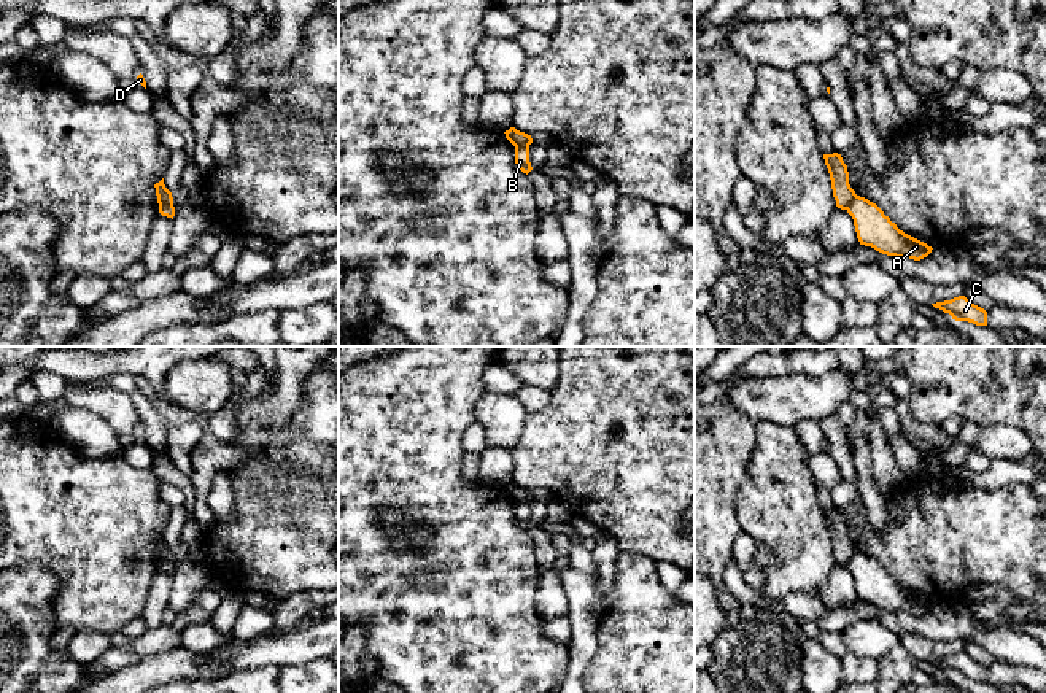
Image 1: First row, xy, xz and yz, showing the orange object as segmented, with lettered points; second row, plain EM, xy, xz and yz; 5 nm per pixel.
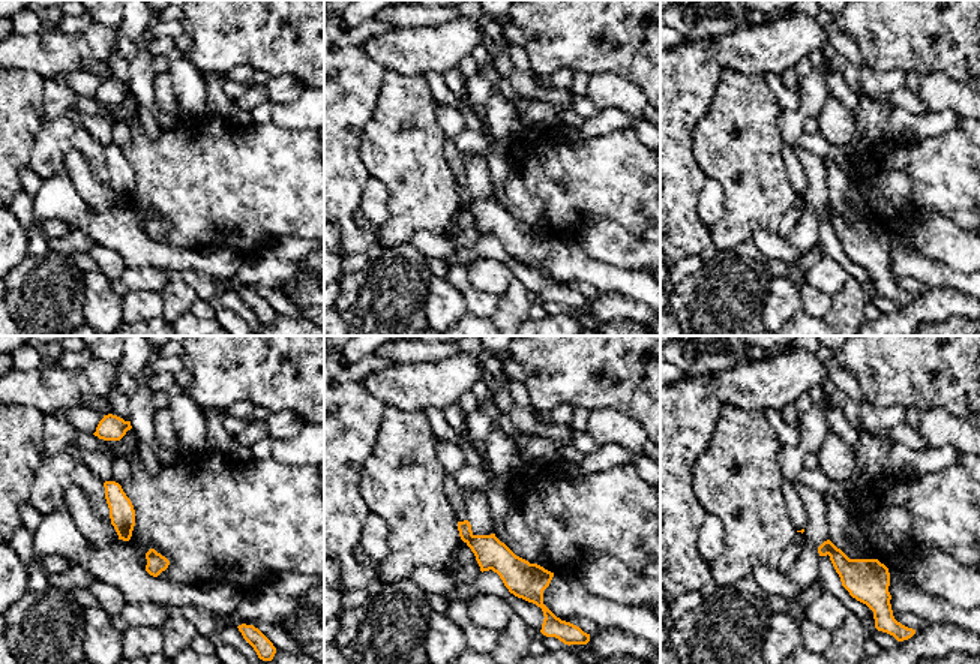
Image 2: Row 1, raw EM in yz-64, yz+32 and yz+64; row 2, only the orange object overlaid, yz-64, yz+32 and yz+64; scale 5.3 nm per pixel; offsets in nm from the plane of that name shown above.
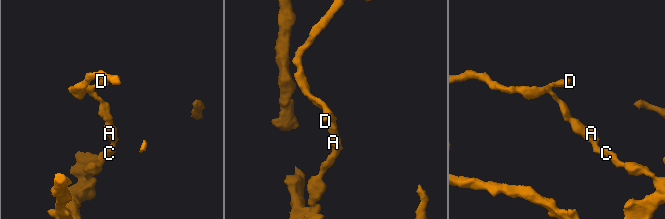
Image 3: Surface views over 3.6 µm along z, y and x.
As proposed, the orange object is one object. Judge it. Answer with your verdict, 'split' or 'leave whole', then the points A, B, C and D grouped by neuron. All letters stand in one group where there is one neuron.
split; groups A B C / D

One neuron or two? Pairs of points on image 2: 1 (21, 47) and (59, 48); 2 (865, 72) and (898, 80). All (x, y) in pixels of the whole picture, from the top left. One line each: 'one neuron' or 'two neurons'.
1: one neuron
2: one neuron

